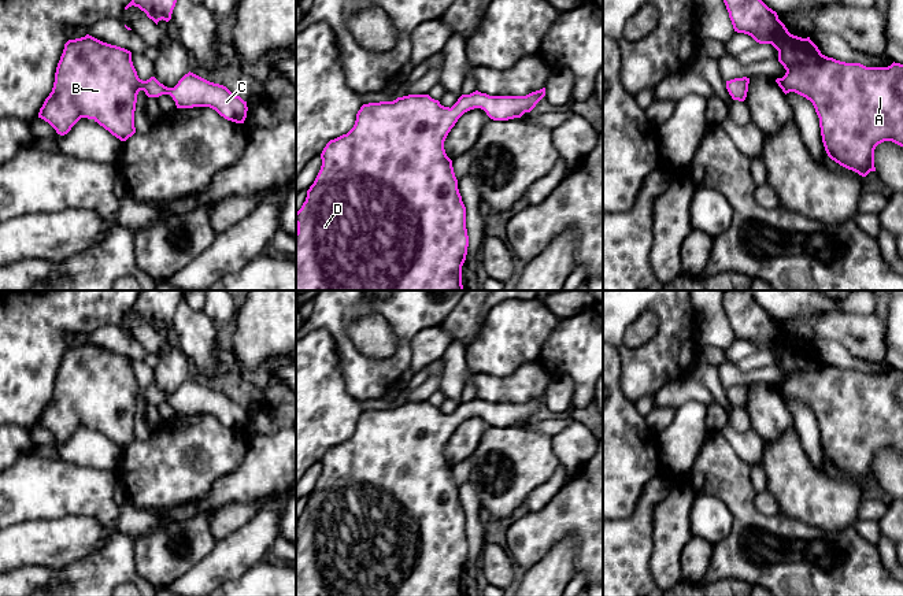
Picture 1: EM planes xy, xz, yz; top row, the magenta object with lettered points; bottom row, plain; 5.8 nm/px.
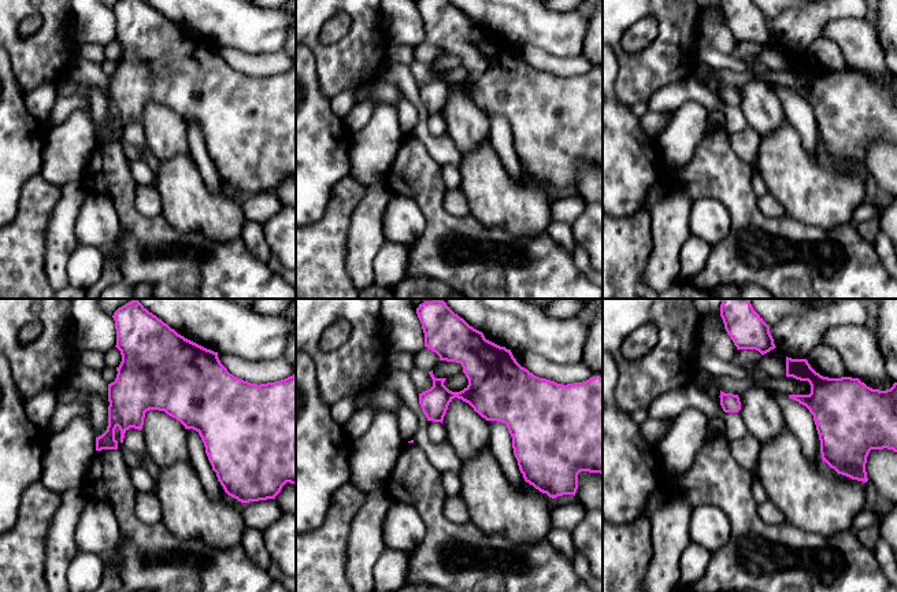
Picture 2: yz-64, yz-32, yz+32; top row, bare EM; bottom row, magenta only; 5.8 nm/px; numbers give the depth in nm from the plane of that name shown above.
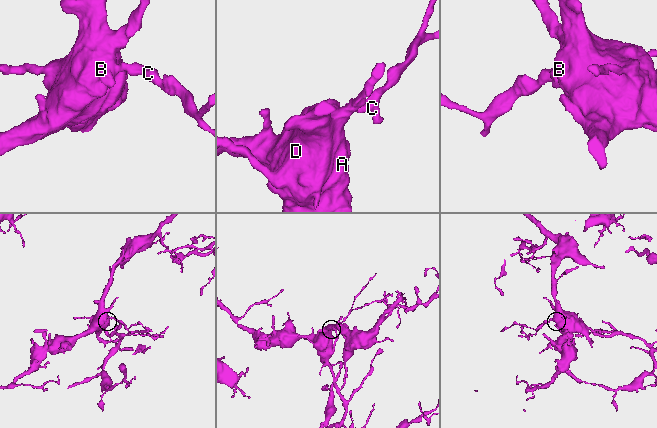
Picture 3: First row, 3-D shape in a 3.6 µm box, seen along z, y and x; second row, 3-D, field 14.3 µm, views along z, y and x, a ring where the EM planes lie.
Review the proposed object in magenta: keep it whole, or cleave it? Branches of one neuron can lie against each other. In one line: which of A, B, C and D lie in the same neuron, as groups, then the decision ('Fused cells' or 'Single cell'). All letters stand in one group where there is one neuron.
Groups: A B C D. Single cell

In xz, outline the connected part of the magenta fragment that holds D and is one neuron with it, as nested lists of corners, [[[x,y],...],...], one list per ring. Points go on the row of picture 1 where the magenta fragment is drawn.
[[[545,88],[526,96],[489,96],[475,90],[462,95],[451,108],[441,105],[429,95],[408,95],[393,101],[363,104],[356,114],[354,127],[347,134],[330,140],[323,148],[321,170],[307,190],[306,201],[296,212],[296,290],[463,290],[462,266],[469,247],[466,207],[458,189],[452,160],[445,153],[444,141],[458,119],[470,110],[481,108],[493,121],[508,121],[530,112],[544,96]]]

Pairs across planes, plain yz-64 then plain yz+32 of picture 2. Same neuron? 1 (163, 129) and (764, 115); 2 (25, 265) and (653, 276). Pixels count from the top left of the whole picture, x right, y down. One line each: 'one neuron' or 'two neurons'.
1: one neuron
2: two neurons

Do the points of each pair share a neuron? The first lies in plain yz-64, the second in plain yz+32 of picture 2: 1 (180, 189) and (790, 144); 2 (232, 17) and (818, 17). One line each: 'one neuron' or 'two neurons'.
1: one neuron
2: two neurons

